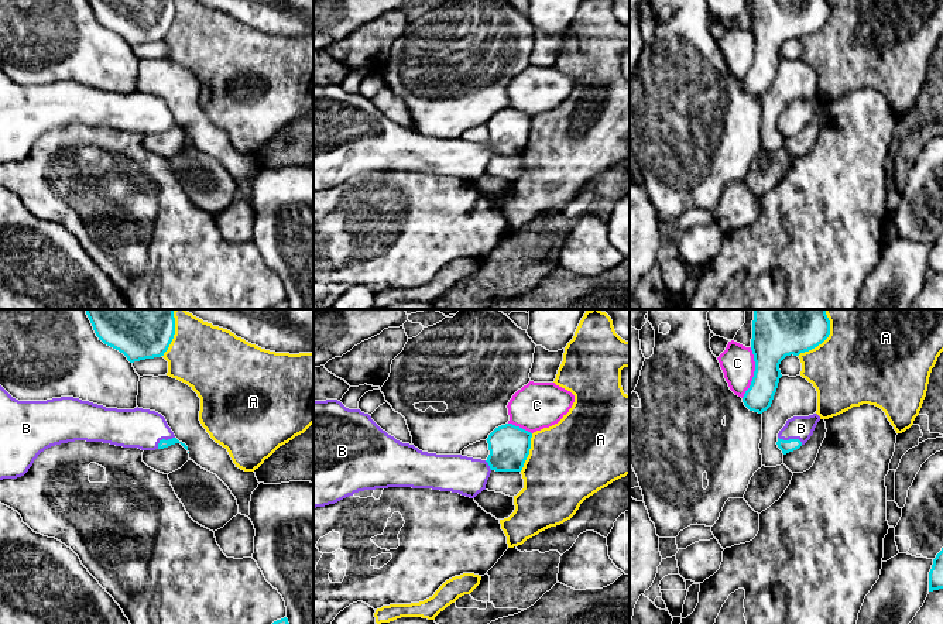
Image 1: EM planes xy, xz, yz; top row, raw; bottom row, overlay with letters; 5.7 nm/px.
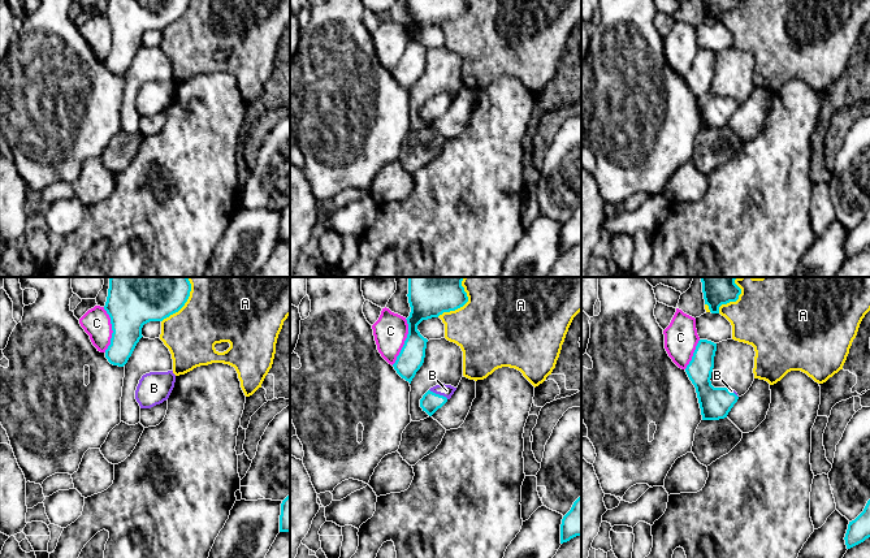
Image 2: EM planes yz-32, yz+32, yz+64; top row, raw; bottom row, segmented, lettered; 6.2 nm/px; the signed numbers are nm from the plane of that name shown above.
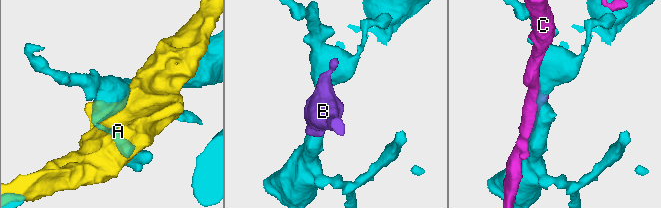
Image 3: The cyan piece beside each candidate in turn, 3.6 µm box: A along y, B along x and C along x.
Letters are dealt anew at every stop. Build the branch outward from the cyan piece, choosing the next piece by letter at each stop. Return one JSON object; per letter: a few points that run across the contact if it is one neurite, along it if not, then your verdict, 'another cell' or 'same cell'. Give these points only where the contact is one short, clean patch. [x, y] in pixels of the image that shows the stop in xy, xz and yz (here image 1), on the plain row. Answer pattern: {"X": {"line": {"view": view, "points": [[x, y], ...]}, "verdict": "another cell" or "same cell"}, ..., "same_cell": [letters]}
{"A": {"verdict": "another cell"}, "B": {"line": {"view": "yz", "points": [[791, 129], [791, 123], [801, 112]]}, "verdict": "same cell"}, "C": {"verdict": "another cell"}, "same_cell": ["B"]}

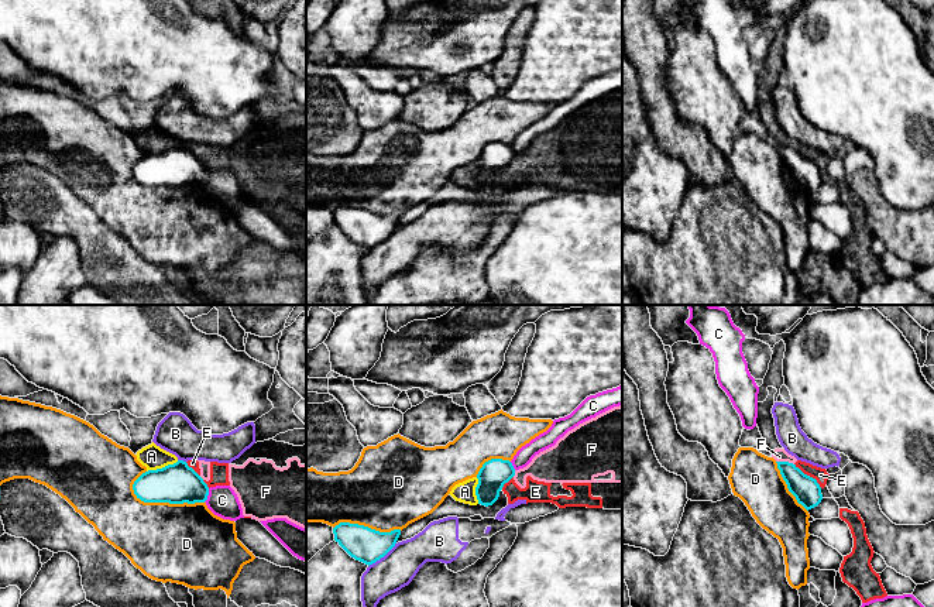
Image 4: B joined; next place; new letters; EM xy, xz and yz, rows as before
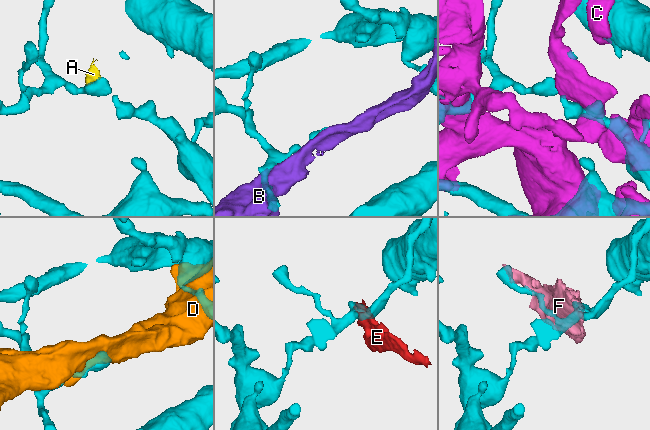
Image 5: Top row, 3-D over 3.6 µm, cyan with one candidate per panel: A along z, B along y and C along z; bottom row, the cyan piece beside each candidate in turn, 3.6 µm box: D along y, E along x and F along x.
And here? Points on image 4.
{"A": {"line": {"view": "xy", "points": [[178, 144], [147, 155]]}, "verdict": "another cell"}, "B": {"verdict": "another cell"}, "C": {"verdict": "another cell"}, "D": {"verdict": "another cell"}, "E": {"line": {"view": "yz", "points": [[795, 147], [821, 171]]}, "verdict": "another cell"}, "F": {"line": {"view": "yz", "points": [[776, 144], [787, 144], [793, 148]]}, "verdict": "another cell"}, "same_cell": []}

